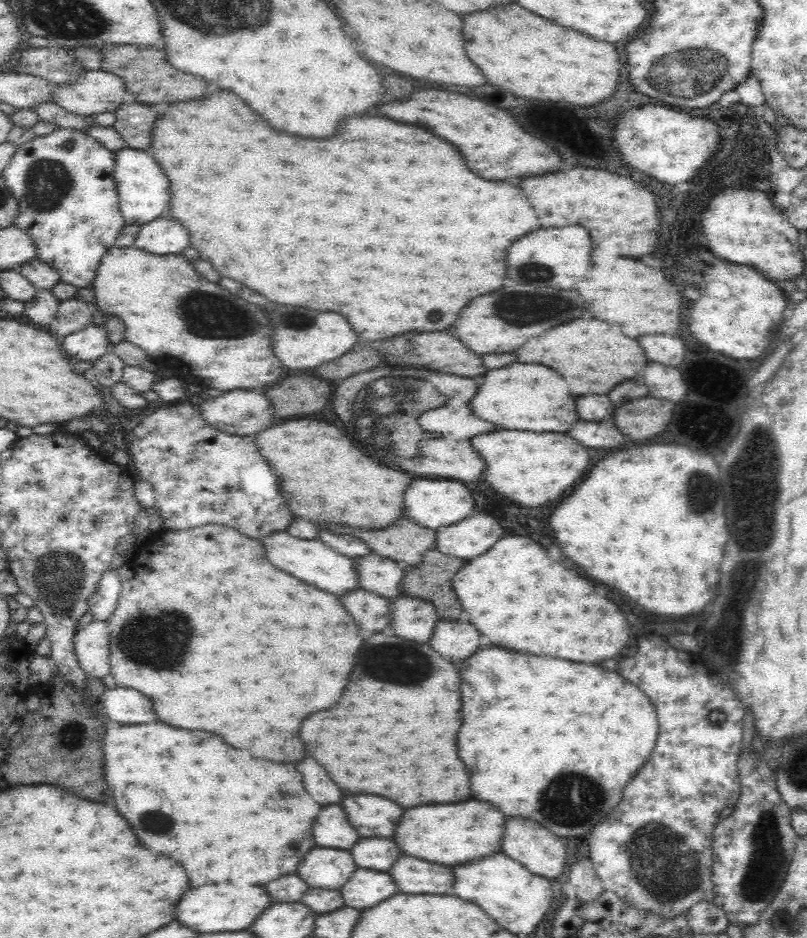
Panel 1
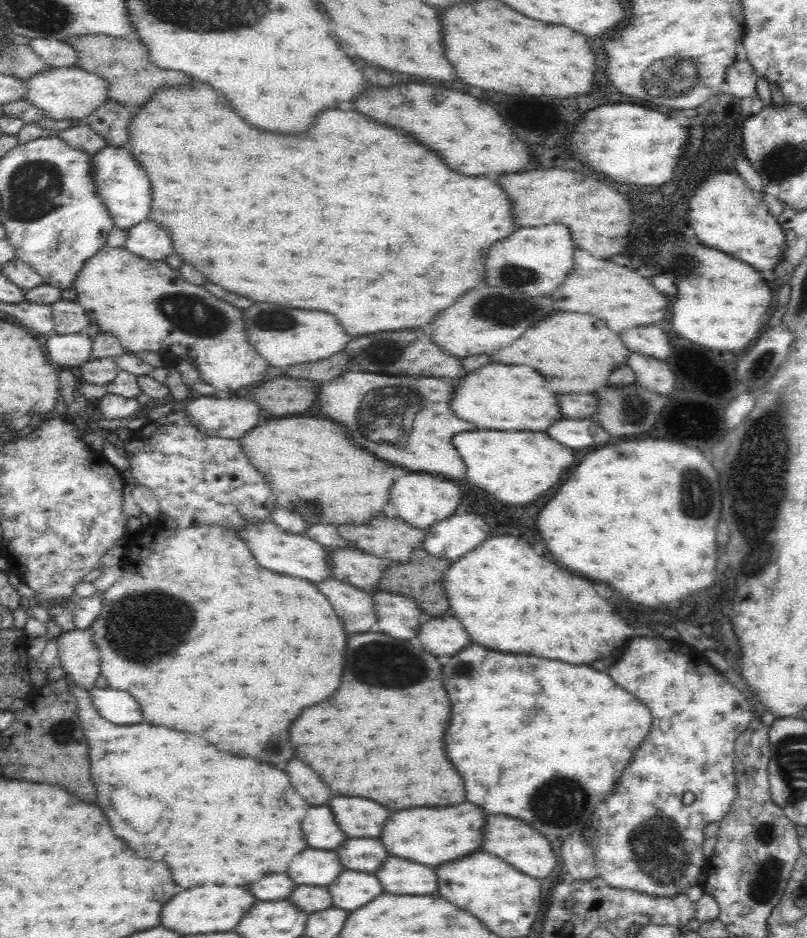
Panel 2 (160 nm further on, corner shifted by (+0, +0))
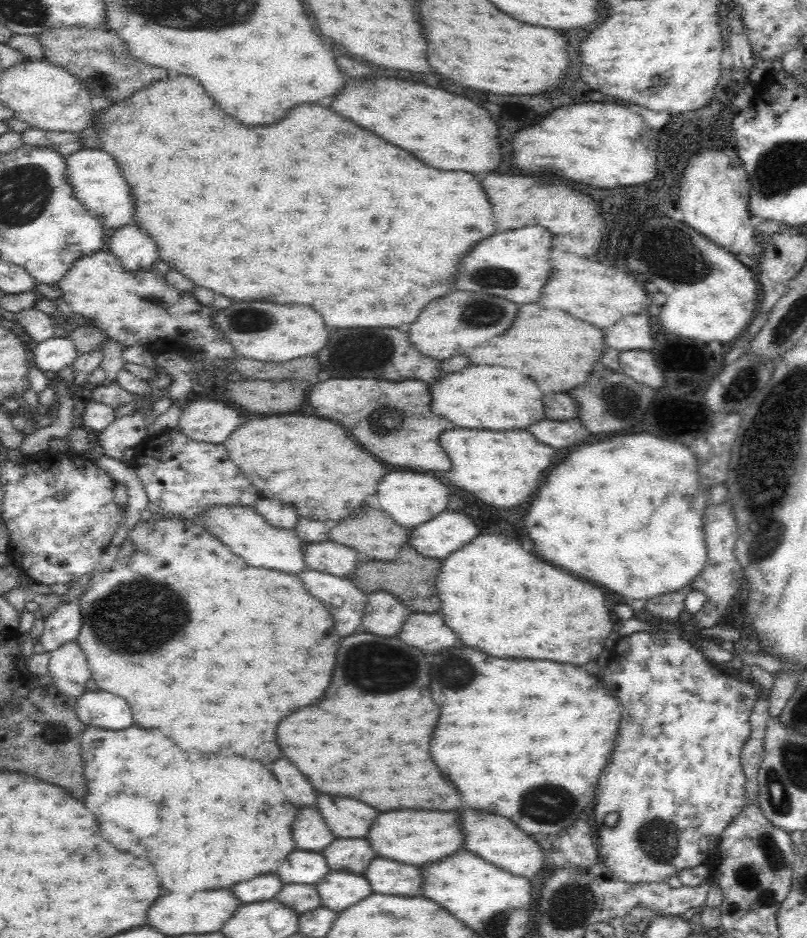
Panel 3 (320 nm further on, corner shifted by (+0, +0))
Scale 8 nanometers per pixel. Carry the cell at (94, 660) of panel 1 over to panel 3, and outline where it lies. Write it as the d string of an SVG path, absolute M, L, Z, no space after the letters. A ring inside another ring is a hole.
M76 641L64 643L50 653L48 673L58 693L77 699L90 679L86 655Z

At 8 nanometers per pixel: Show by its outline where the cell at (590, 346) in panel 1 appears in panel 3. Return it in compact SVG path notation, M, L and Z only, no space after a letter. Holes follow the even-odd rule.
M524 304L520 306L516 320L512 326L494 340L476 346L468 356L470 364L486 364L486 366L506 366L518 370L532 370L530 376L542 394L564 392L570 388L578 388L586 382L594 362L598 362L604 350L604 334L600 328L586 324L582 320L574 320L570 314L562 310L544 310L540 304Z

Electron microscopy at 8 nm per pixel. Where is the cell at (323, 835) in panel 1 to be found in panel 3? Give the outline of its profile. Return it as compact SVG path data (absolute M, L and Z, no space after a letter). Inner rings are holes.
M304 808L292 822L292 836L296 850L320 853L335 838L316 808Z

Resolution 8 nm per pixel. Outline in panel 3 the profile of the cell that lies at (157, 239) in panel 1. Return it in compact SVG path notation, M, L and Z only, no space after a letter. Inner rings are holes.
M134 224L113 229L108 236L108 251L130 273L150 270L158 261L158 249L154 239Z

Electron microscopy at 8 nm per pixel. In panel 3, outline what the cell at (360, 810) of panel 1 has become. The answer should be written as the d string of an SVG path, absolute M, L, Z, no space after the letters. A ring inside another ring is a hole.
M320 794L316 798L316 808L335 839L364 838L372 820L378 814L374 808L358 800L328 794Z

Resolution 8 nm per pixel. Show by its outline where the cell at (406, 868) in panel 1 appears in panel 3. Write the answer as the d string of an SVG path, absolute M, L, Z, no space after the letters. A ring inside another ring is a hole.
M376 858L361 873L370 882L376 894L398 894L398 896L420 896L420 872L416 866L406 866L394 860Z

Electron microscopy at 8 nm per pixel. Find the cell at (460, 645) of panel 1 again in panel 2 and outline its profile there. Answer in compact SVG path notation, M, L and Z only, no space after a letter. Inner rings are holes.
M448 615L439 618L425 617L418 626L416 637L430 654L444 654L446 658L460 652L466 646L466 630L456 618ZM446 618L446 620L444 620Z

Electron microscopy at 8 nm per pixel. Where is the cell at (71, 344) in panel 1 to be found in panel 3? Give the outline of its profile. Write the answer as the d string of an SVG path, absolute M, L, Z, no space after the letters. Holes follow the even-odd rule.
M52 337L45 341L31 344L34 353L32 365L42 372L58 373L62 368L73 364L76 358L76 347L68 337Z

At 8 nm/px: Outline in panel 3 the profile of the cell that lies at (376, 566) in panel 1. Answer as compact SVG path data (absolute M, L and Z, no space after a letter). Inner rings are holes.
M330 540L303 543L302 555L306 569L345 579L348 579L358 564L356 550Z

